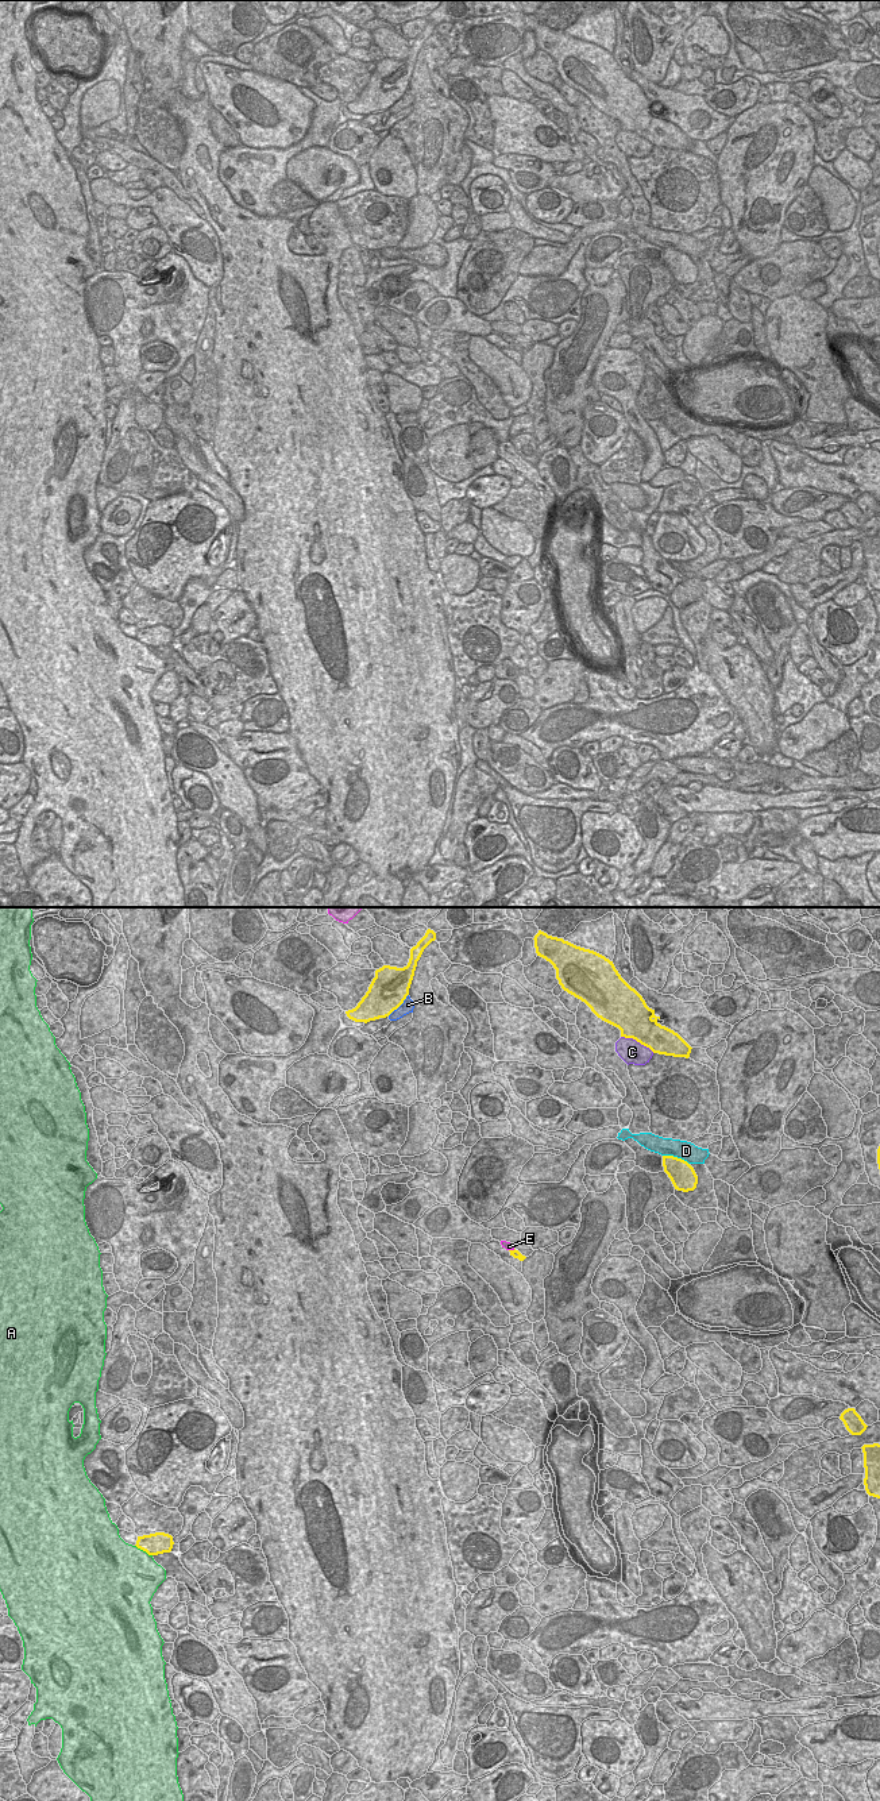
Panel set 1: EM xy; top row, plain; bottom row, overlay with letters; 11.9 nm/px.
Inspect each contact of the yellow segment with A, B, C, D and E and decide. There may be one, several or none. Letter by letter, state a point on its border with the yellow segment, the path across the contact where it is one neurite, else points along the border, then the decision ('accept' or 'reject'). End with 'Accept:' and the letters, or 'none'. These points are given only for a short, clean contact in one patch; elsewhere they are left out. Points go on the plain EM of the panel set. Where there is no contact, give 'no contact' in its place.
A: contact xy (143, 643); reject
B: contact xy (398, 99); reject
C: contact xy (637, 134); reject
D: contact xy (676, 250); reject
E: contact xy (512, 343); way xy (514, 346), (512, 343), (509, 339); accept
Accept: E

